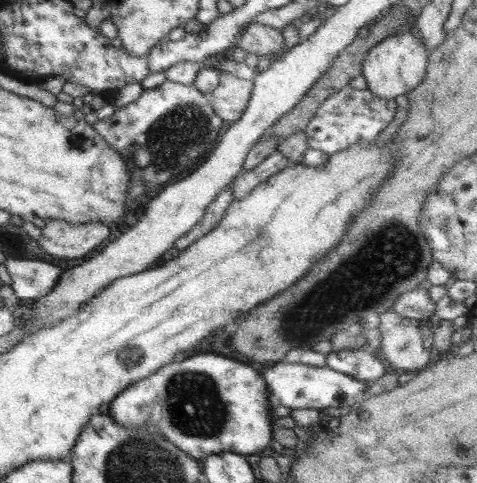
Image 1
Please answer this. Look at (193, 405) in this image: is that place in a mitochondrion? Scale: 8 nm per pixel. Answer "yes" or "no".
yes

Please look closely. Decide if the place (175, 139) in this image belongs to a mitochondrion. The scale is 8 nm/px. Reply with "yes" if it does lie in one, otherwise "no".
yes

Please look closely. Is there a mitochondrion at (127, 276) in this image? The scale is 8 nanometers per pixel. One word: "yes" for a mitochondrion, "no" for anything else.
no

